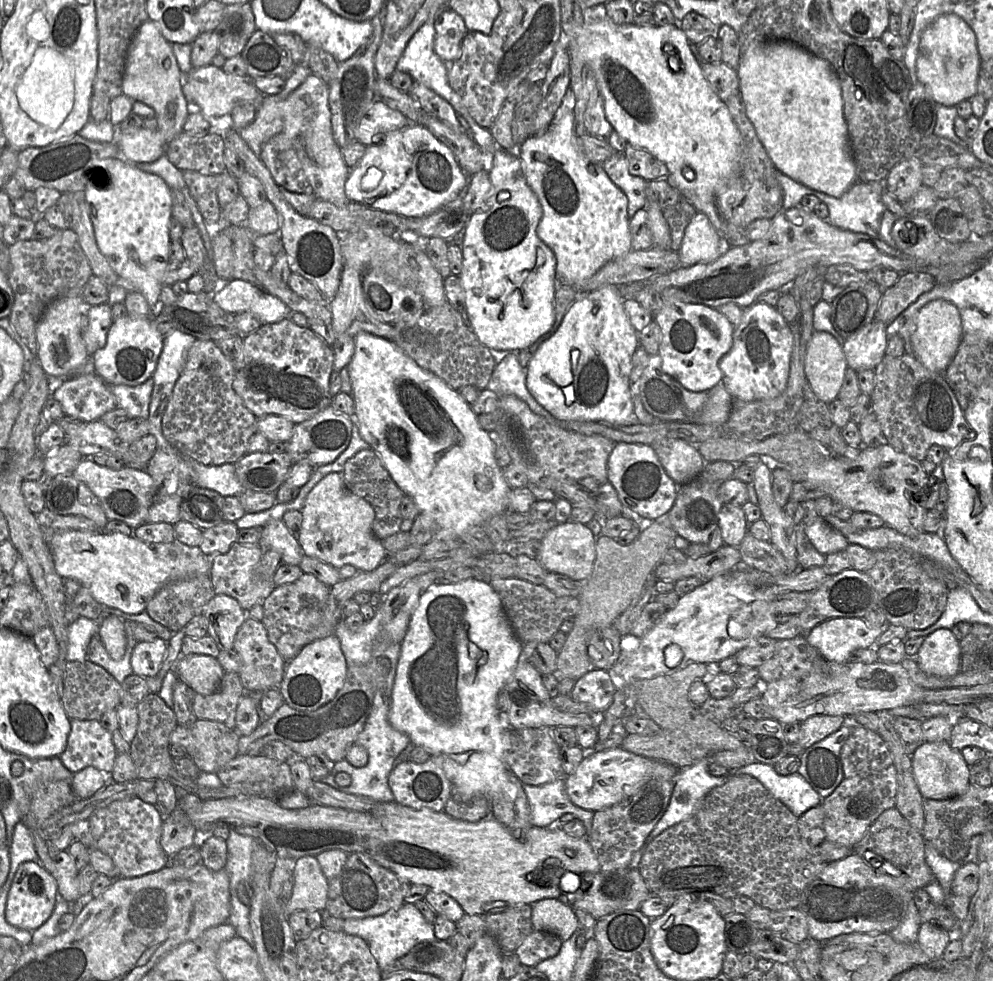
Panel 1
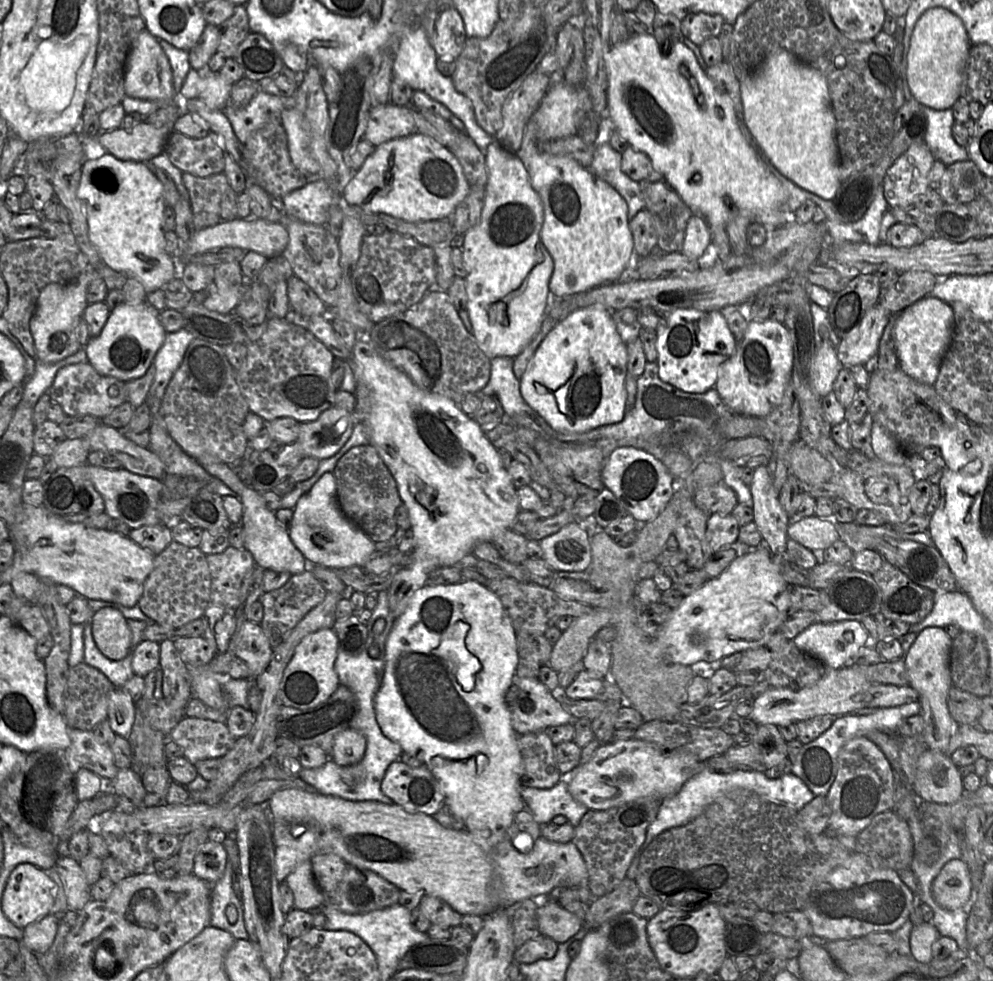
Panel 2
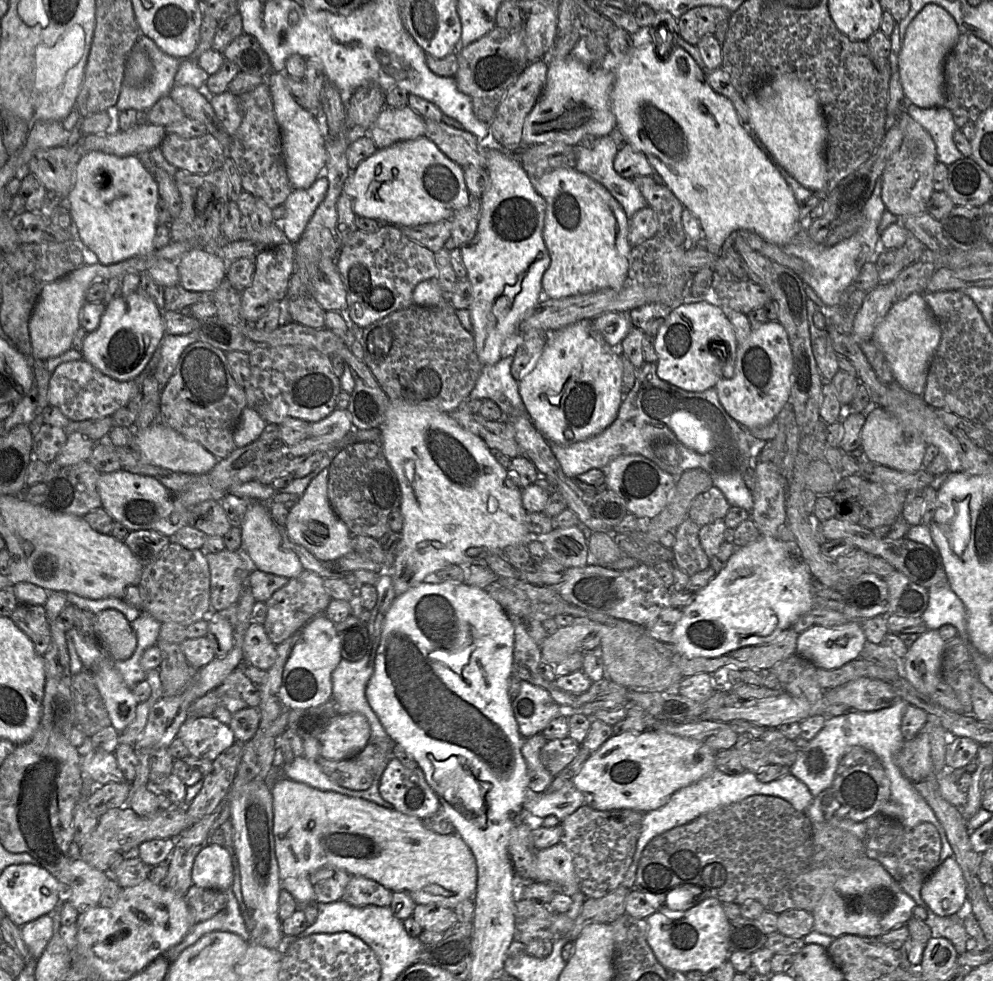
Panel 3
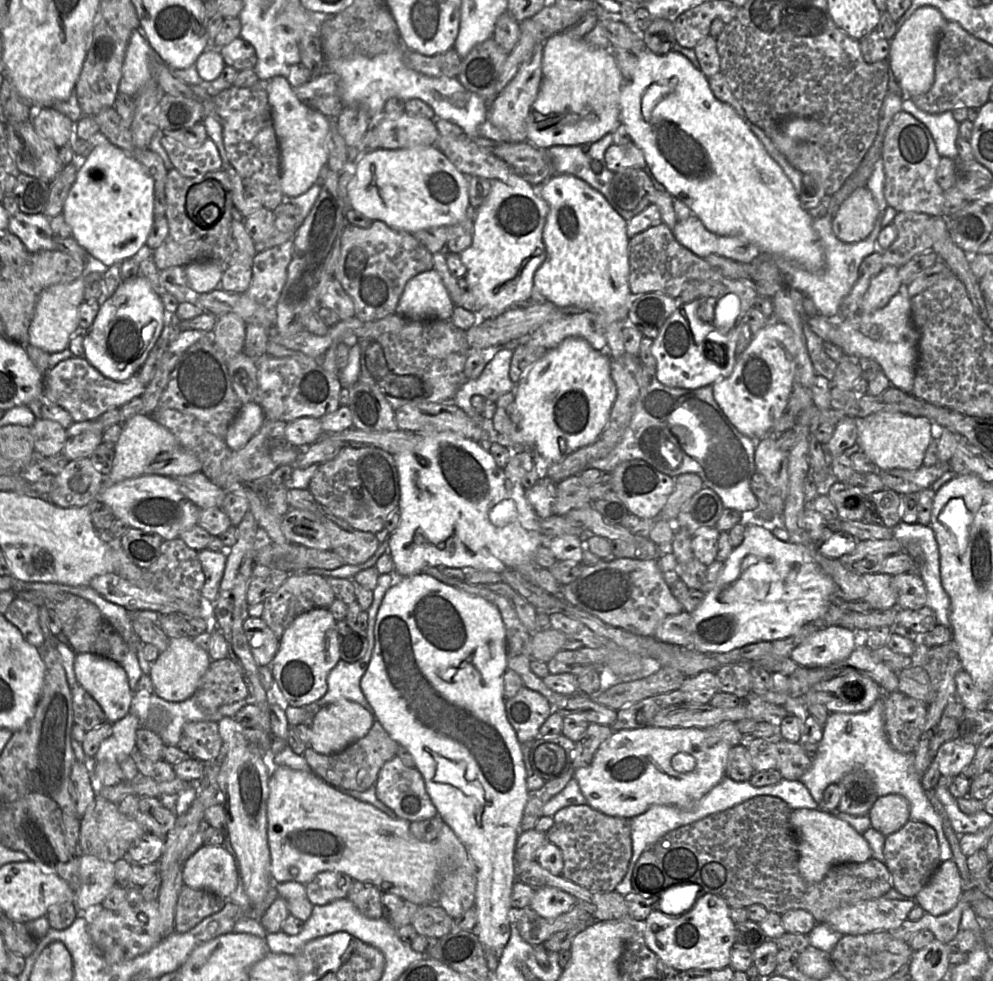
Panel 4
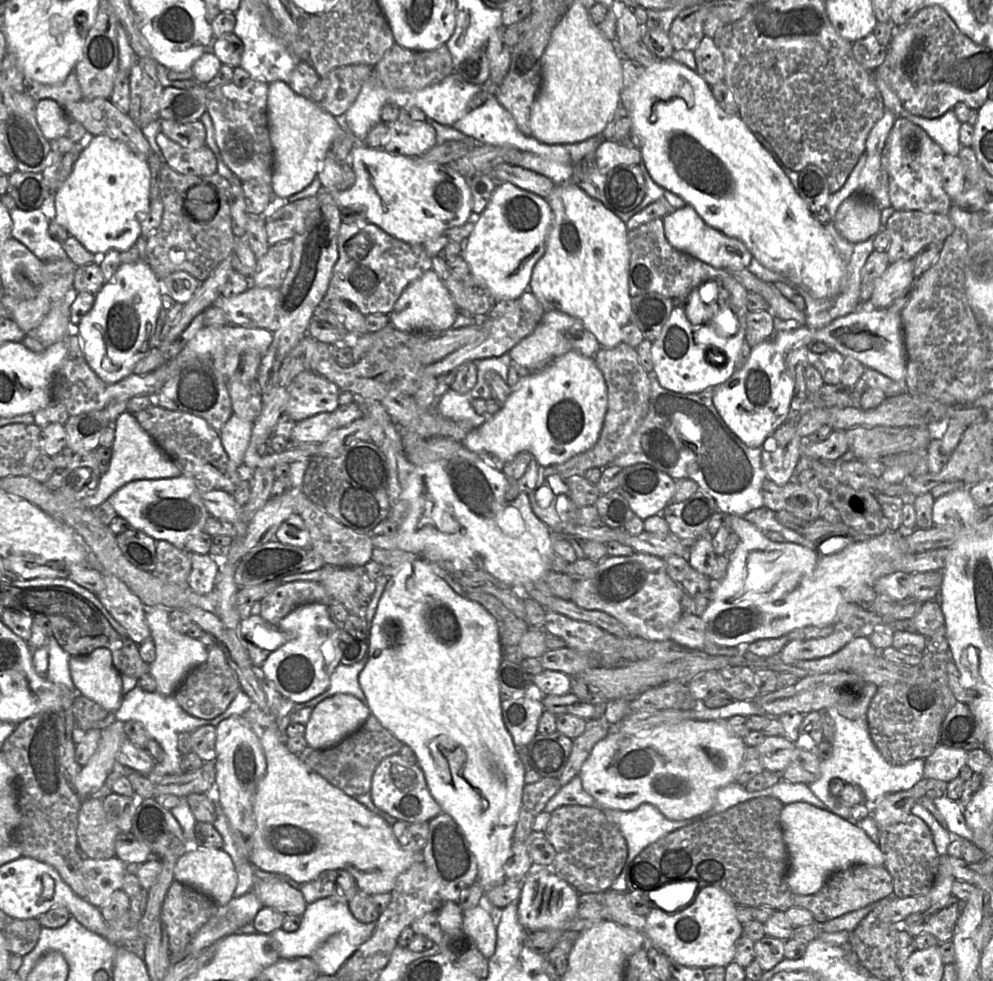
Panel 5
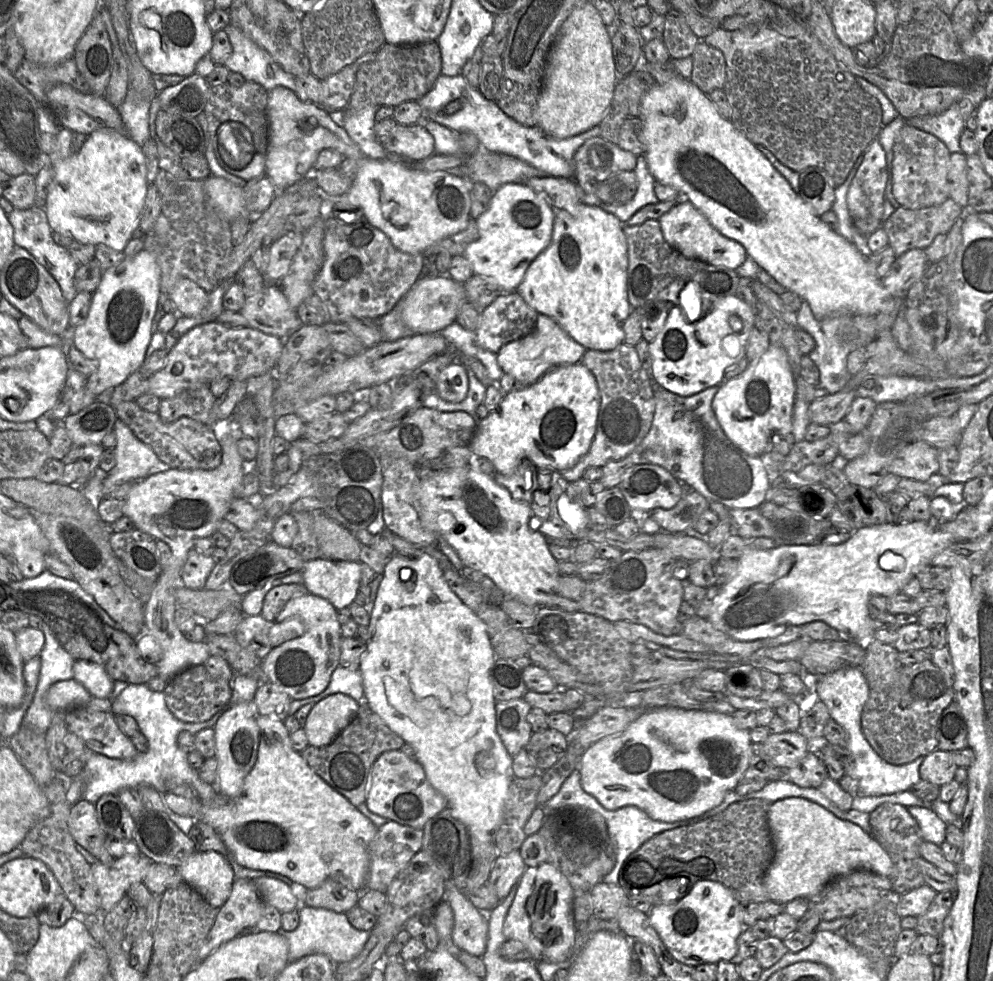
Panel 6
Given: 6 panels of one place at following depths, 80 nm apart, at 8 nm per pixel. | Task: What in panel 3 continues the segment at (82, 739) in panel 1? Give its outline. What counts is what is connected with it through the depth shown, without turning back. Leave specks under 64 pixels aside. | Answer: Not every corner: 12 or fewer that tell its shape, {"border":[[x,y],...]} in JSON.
{"border":[[78,747],[83,781],[125,781],[114,752]]}

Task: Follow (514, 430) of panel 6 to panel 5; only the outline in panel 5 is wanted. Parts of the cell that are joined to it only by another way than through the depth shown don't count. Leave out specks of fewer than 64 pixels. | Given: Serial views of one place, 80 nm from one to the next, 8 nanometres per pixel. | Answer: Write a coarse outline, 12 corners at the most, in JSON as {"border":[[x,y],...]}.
{"border":[[593,357],[522,377],[462,444],[543,467],[597,442],[608,407]]}

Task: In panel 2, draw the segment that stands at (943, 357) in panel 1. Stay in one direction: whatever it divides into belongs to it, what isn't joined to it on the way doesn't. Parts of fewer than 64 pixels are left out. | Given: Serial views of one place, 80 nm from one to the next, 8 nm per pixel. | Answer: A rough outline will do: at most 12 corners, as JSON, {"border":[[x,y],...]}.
{"border":[[926,296],[894,317],[898,367],[933,385],[952,306]]}

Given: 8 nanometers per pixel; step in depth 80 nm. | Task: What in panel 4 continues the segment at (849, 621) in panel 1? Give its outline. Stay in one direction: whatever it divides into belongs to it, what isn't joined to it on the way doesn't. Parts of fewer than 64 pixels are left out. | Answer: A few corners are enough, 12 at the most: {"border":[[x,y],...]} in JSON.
{"border":[[820,628],[789,658],[800,667],[830,667],[860,643],[852,629]]}

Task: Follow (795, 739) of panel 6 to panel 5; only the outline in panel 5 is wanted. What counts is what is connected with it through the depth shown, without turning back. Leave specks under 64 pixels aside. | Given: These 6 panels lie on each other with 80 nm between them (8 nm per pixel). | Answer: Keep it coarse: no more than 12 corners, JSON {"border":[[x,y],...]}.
{"border":[[767,736],[757,746],[764,770],[782,773],[797,744]]}

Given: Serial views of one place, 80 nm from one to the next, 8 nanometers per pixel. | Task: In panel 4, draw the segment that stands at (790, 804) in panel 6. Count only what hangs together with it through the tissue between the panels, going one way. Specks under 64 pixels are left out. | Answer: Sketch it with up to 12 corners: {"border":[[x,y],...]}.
{"border":[[795,809],[799,871],[820,882],[834,865],[872,858],[833,813]]}

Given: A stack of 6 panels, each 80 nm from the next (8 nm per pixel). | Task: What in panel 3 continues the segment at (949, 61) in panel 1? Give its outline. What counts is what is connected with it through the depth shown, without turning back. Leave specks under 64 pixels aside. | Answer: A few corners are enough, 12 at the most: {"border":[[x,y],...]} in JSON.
{"border":[[927,4],[906,30],[898,58],[904,95],[944,104],[944,62],[961,32]]}

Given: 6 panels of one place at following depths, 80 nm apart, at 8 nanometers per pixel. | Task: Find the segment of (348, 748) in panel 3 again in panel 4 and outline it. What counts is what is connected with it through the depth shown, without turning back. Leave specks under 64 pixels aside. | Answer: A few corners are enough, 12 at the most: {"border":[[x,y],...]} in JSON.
{"border":[[341,699],[310,724],[317,753],[339,753],[363,738],[374,715]]}

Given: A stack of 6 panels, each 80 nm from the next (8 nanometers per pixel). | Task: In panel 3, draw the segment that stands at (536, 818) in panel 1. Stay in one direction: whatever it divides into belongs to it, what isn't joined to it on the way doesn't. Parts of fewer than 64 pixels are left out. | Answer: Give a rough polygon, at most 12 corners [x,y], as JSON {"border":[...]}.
{"border":[[573,781],[553,792],[527,788],[524,807],[562,821],[585,804]]}

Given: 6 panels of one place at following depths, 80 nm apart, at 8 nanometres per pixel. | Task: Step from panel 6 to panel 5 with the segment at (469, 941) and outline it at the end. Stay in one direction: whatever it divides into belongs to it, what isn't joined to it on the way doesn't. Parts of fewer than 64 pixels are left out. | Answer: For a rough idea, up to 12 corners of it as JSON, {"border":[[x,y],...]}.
{"border":[[489,912],[463,914],[462,931],[484,957],[496,949],[496,926]]}

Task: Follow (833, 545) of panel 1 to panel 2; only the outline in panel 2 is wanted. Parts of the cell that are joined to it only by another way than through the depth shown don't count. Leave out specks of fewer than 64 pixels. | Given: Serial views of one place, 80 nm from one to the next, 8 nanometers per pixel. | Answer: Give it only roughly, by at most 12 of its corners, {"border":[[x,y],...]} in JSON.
{"border":[[792,519],[788,539],[822,553],[840,540],[833,519]]}

